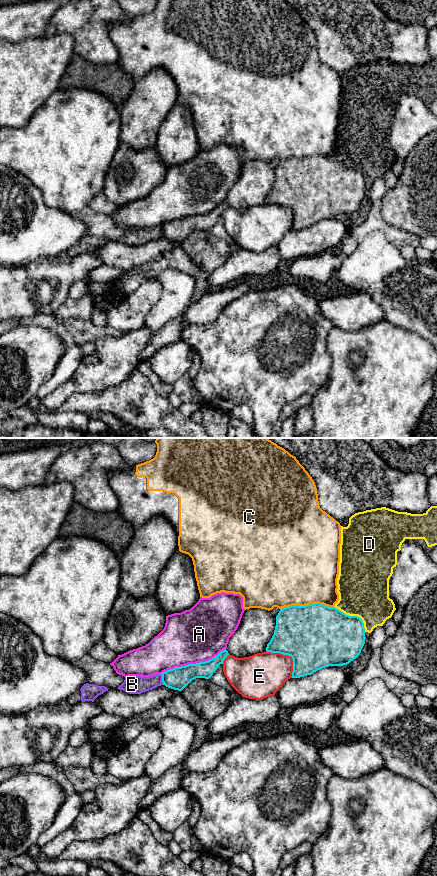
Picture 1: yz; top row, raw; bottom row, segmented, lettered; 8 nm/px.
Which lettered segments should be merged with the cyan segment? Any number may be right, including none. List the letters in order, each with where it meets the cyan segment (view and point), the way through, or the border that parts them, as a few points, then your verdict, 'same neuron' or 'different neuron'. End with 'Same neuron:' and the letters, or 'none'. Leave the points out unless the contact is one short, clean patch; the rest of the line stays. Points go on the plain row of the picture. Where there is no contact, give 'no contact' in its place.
A: meets cyan in yz at (193, 216); different neuron
B: meets cyan in yz at (162, 231); border along yz (160, 226), (163, 236); different neuron
C: meets cyan in yz at (306, 157); different neuron
D: meets cyan in yz at (354, 168); different neuron
E: meets cyan in yz at (289, 207); different neuron
Same neuron: none

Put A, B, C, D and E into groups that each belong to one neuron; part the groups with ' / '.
A / B / C / D / E

